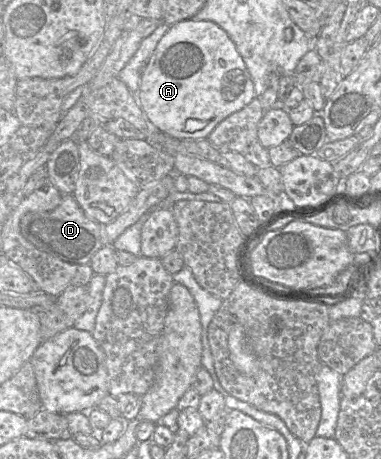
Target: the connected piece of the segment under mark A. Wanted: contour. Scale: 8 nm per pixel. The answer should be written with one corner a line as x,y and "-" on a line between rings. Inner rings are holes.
186,19
170,26
142,71
136,99
149,121
176,139
206,139
226,117
254,98
255,89
234,42
212,21

